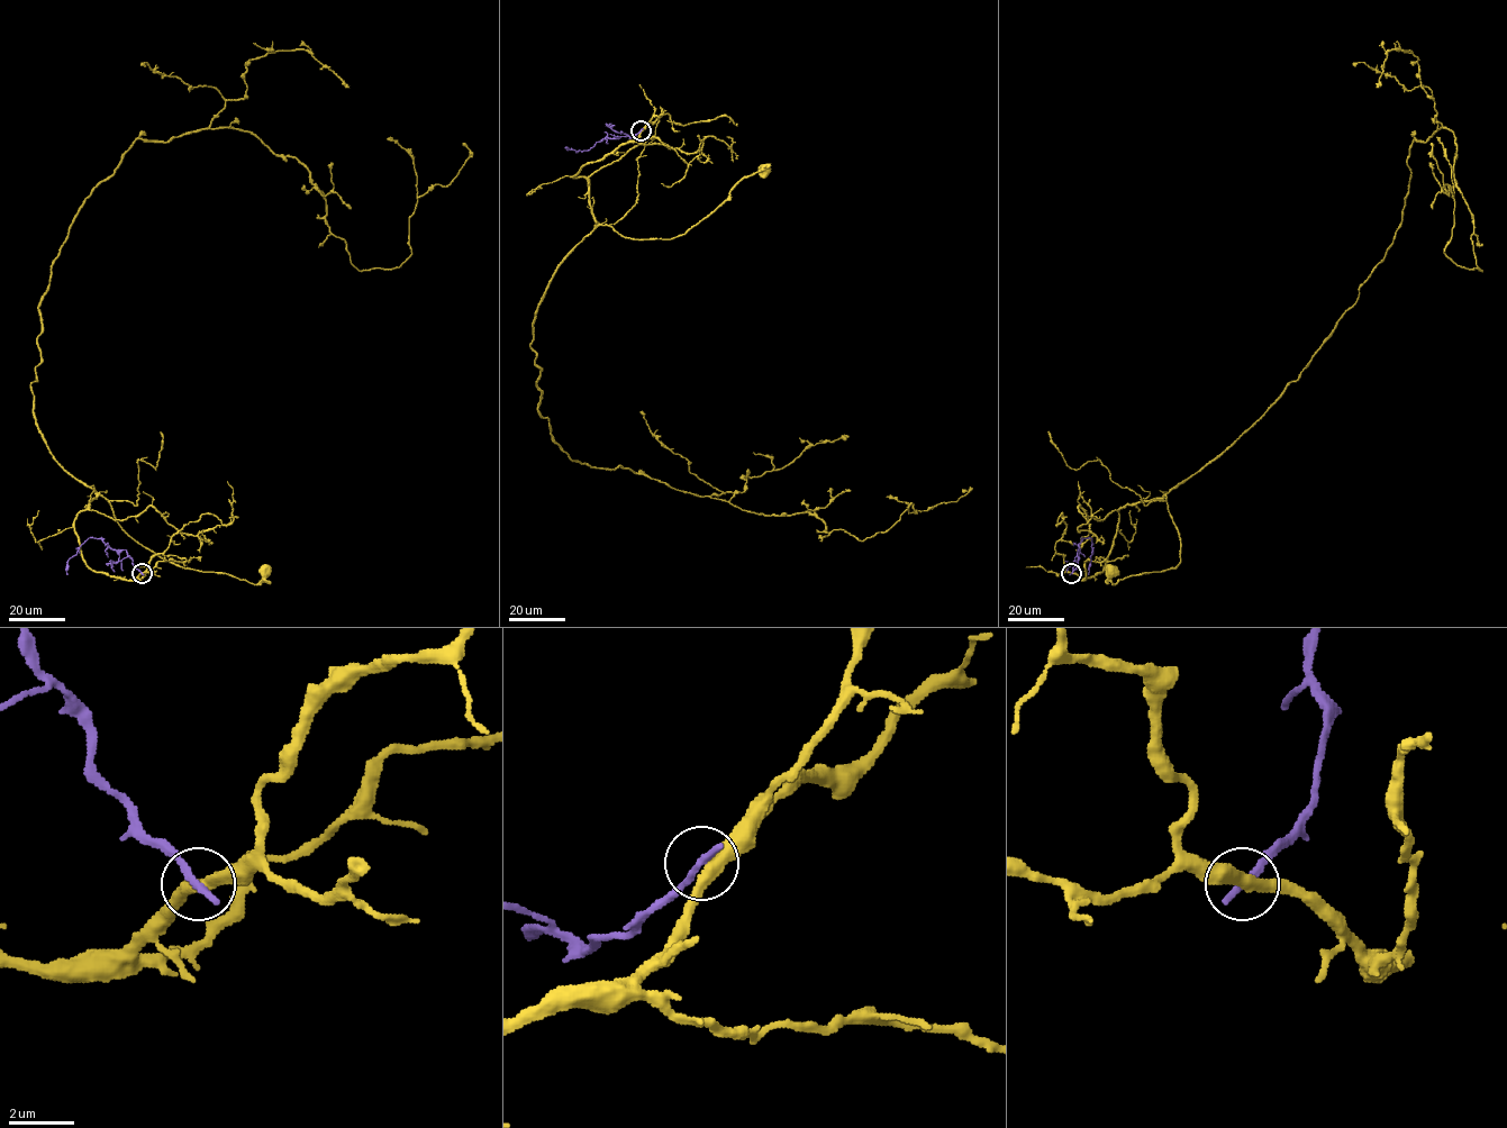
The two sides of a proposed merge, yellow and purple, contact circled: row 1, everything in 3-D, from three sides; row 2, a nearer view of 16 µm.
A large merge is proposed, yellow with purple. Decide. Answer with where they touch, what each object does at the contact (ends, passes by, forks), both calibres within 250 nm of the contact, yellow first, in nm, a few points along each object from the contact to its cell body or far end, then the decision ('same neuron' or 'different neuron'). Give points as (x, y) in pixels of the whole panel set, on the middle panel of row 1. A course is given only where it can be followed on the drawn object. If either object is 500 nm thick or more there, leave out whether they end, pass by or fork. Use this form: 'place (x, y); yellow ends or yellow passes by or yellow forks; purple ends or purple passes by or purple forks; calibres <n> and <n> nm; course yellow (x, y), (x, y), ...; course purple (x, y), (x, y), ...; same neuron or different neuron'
place (641, 130); yellow passes by; purple ends; calibres 360 and 280 nm; course yellow (642, 129), (573, 176), (587, 180), (592, 218), (626, 237), (686, 233), (744, 178), (764, 171); course purple (641, 129), (632, 137), (605, 137), (589, 149), (577, 151), (566, 146); different neuron

